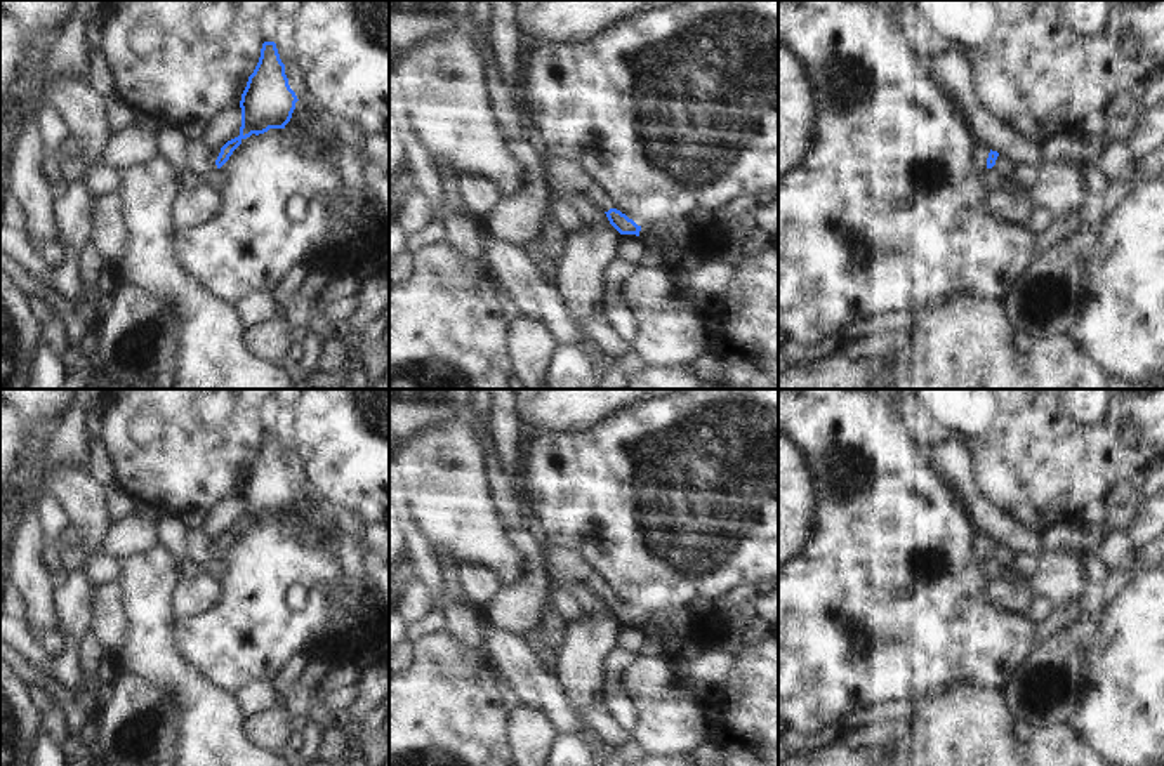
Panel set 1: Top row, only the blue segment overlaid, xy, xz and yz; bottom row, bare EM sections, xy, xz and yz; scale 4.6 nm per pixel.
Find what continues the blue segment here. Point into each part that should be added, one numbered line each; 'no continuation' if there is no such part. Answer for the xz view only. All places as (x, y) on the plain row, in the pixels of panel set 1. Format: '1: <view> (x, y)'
1: xz (563, 567)

